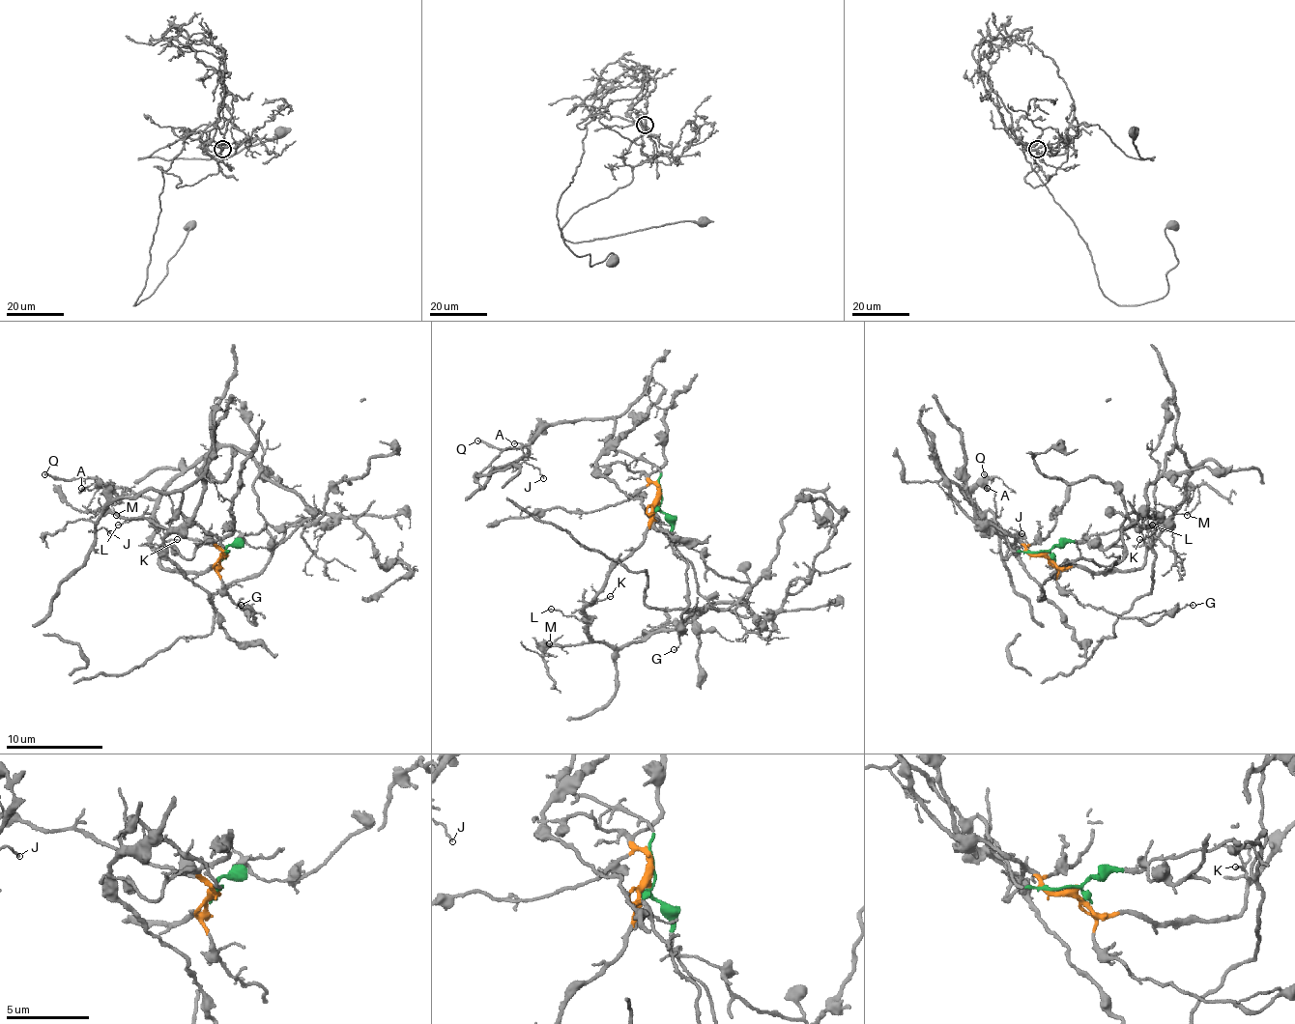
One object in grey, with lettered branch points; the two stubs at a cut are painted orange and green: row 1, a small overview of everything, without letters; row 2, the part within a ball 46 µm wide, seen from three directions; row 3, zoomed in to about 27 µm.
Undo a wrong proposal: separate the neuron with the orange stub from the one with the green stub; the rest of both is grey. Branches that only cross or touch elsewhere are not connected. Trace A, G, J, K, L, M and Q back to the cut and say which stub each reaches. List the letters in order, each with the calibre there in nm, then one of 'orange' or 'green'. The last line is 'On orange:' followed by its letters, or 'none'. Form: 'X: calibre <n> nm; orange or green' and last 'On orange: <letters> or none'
A: calibre 110 nm; green
G: calibre 90 nm; orange
J: calibre 110 nm; green
K: calibre 110 nm; orange
L: calibre 110 nm; orange
M: calibre 130 nm; orange
Q: calibre 150 nm; green
On orange: G, K, L, M

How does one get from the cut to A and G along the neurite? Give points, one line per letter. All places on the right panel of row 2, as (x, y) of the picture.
A: (1049, 552), (1015, 552), (995, 516), (961, 491), (964, 489), (965, 498), (978, 486), (988, 489)
G: (1049, 552), (1047, 556), (1058, 571), (1058, 583), (1085, 606), (1153, 622), (1193, 606)

